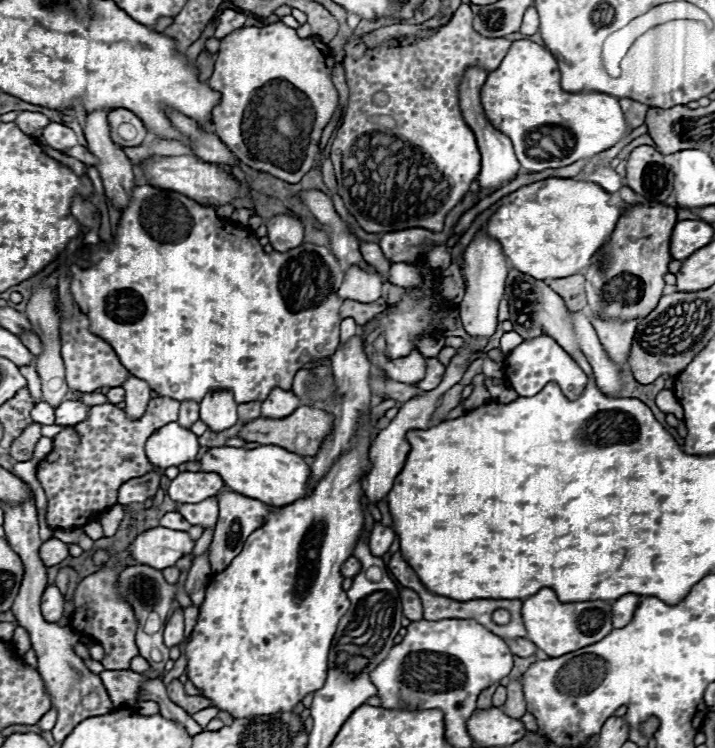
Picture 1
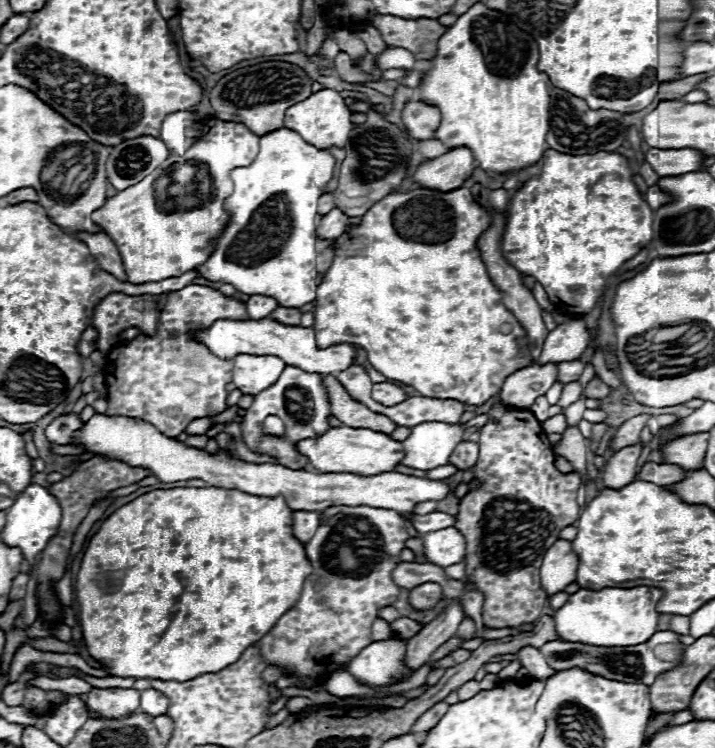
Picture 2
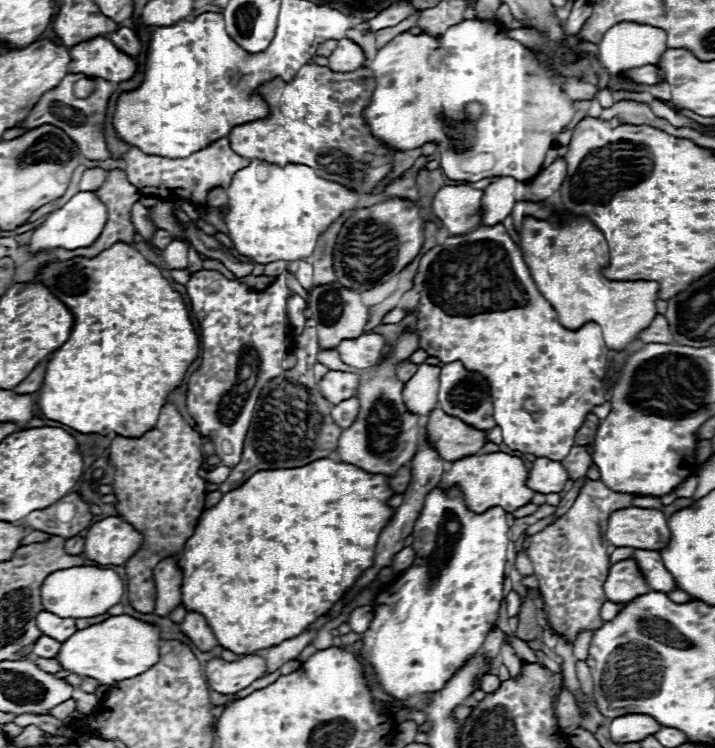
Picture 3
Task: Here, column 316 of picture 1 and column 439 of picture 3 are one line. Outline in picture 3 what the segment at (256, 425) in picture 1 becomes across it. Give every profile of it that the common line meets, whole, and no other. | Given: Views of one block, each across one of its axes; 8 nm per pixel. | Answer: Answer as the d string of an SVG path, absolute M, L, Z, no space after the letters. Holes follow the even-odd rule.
M440 408L432 410L426 424L426 434L444 460L460 460L478 454L488 442L486 432L448 416Z

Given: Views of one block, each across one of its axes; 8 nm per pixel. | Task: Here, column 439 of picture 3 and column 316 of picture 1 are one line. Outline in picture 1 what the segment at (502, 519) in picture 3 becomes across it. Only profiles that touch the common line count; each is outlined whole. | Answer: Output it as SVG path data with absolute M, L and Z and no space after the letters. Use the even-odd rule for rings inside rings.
M366 412L360 418L358 430L356 430L356 438L354 438L354 444L352 444L350 452L346 452L346 456L342 456L342 460L338 460L338 464L334 464L334 468L318 482L318 486L314 488L314 492L310 496L302 498L302 500L296 500L296 502L284 506L278 512L272 512L268 516L268 522L262 528L258 528L256 532L252 532L248 536L242 552L232 560L232 564L224 572L218 572L216 576L210 578L210 584L206 588L206 598L204 598L204 602L200 606L198 622L196 622L196 626L194 626L188 642L186 642L186 654L184 654L186 656L186 670L184 672L186 672L188 680L200 690L200 696L204 696L204 698L210 700L210 706L228 712L234 720L238 720L238 718L250 718L250 716L274 716L274 714L280 714L280 712L290 712L290 710L294 710L296 704L300 704L304 700L306 694L316 692L326 682L328 652L330 652L330 646L332 646L338 622L340 622L340 618L350 608L350 600L346 598L346 594L342 590L340 566L352 554L352 548L354 548L354 544L356 544L356 540L358 540L358 536L362 532L362 526L364 526L364 512L360 508L360 498L362 498L364 492L360 488L360 480L370 470L368 448L370 448L370 434L374 430L374 426L370 426L370 424L362 430L362 426L366 422L370 422L370 412Z

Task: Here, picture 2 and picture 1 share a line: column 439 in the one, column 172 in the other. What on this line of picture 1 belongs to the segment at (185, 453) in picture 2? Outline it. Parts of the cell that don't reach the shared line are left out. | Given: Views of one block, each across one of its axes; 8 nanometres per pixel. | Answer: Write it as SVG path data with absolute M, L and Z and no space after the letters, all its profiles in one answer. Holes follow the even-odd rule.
M180 472L170 488L168 496L178 504L196 504L216 496L224 488L224 482L214 472Z

